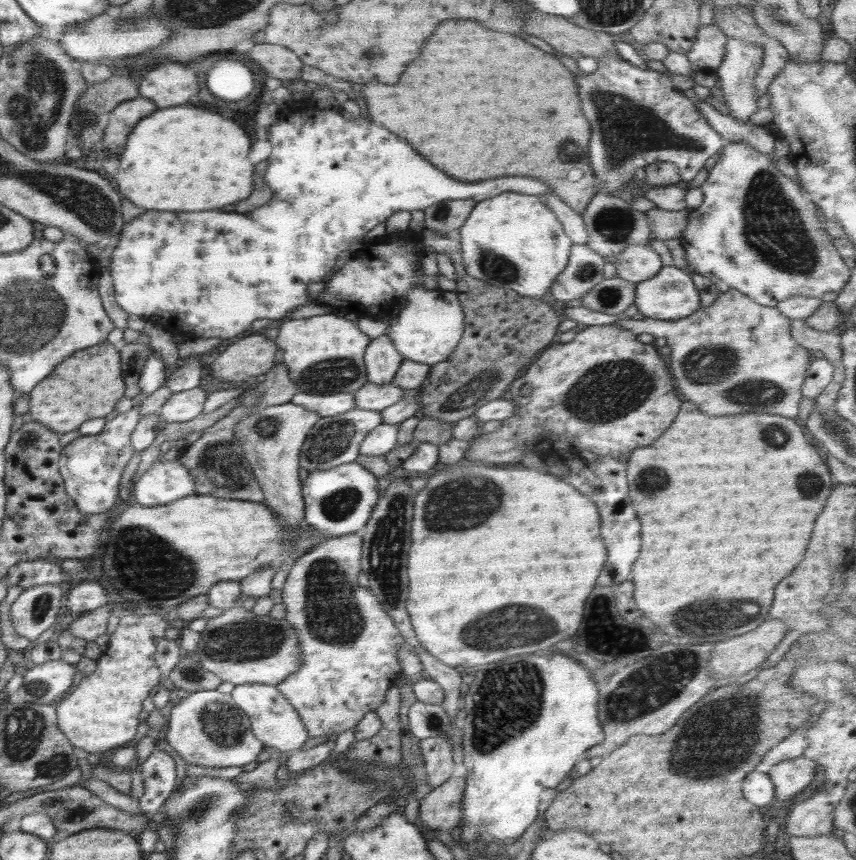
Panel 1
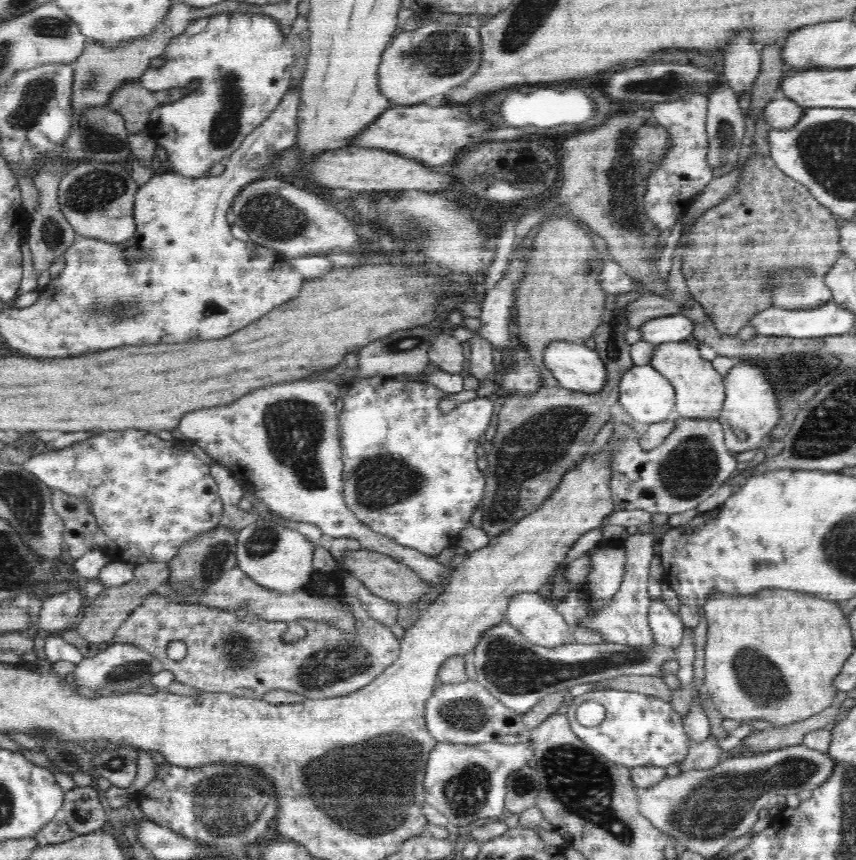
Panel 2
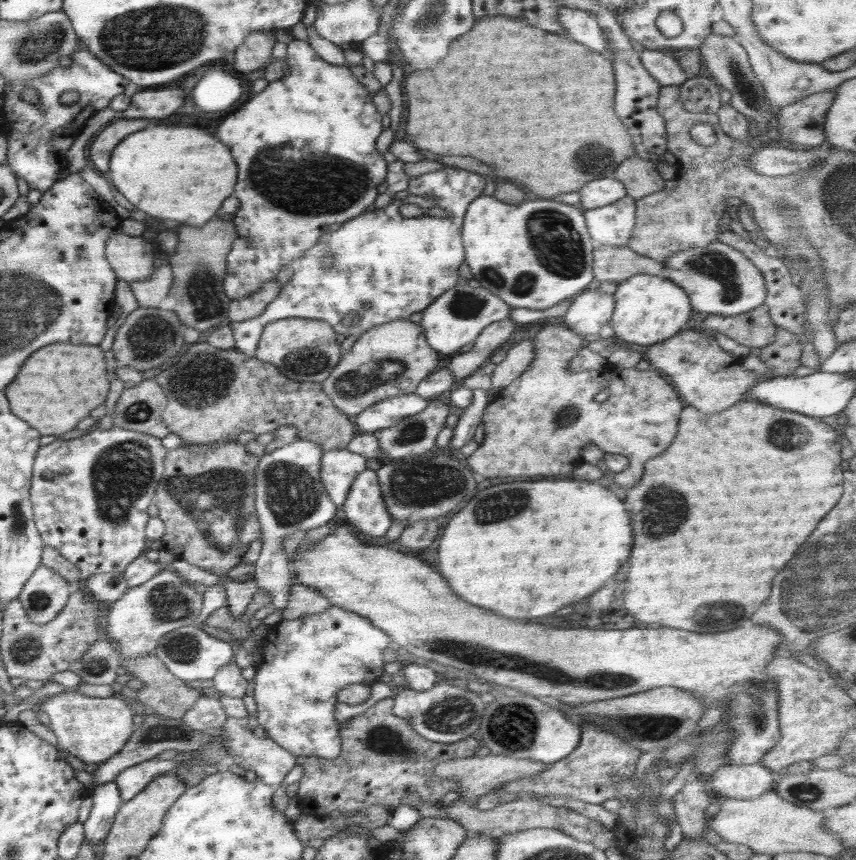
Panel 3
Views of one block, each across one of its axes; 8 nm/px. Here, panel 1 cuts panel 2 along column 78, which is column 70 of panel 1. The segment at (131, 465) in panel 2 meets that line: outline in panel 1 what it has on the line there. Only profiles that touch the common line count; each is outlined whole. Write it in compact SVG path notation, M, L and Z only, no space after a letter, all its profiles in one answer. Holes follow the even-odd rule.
M138 413L120 414L109 420L100 433L82 435L67 444L68 450L64 450L63 481L68 482L67 494L72 494L75 505L84 514L110 513L110 508L114 508L120 476L134 454L131 436L138 428L140 420Z

